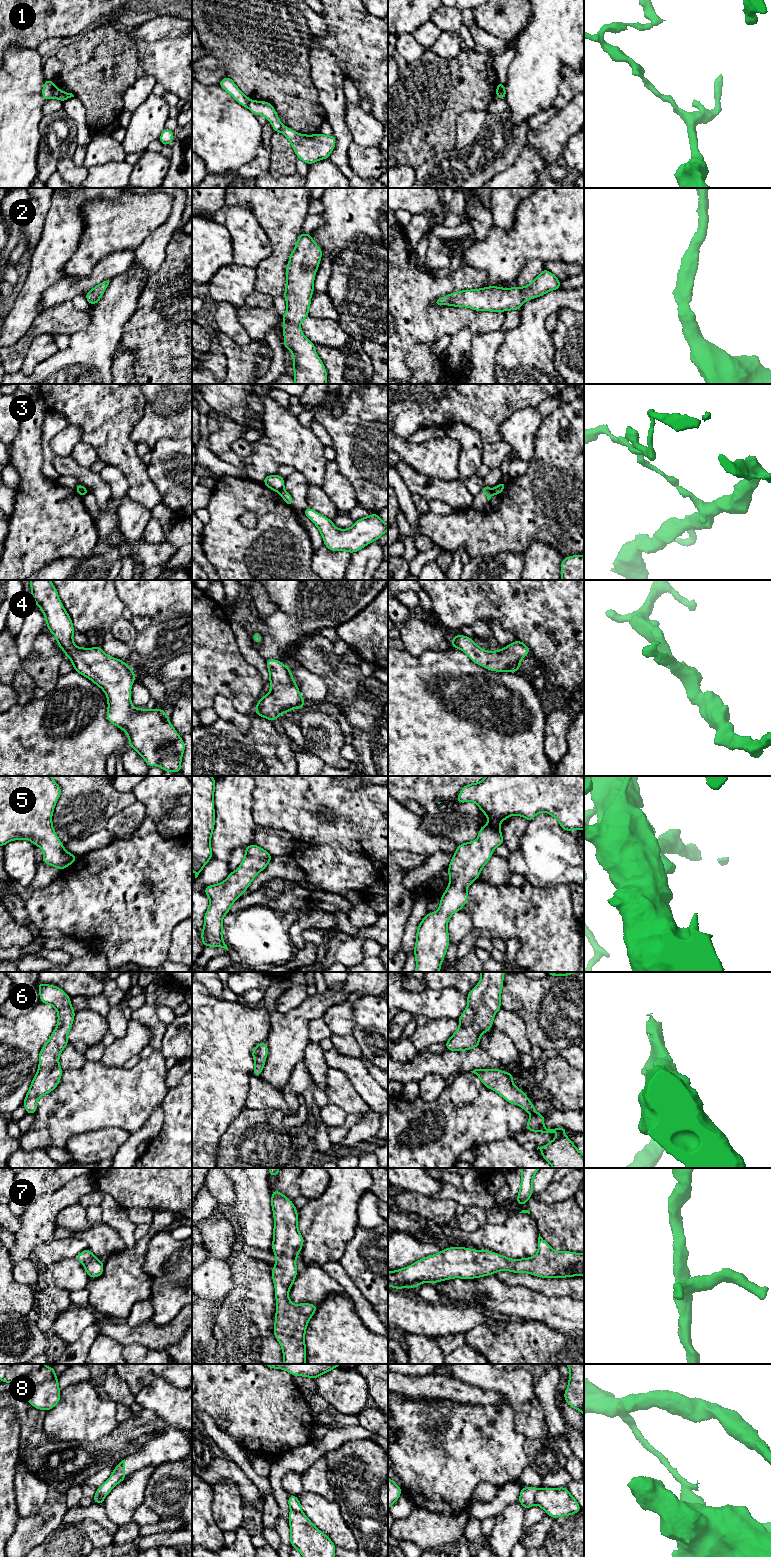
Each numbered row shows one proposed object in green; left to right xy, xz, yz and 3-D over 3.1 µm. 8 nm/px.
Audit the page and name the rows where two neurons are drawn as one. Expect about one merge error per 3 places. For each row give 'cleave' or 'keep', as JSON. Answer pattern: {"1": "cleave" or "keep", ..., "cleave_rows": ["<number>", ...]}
{"1": "cleave", "2": "keep", "3": "cleave", "4": "keep", "5": "keep", "6": "keep", "7": "keep", "8": "cleave", "cleave_rows": ["1", "3", "8"]}

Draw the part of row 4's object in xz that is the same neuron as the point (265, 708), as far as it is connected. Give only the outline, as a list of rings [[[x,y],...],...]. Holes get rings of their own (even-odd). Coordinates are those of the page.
[[[267,659],[271,685],[270,692],[262,696],[255,707],[255,713],[270,721],[279,718],[291,709],[302,709],[306,705],[295,683],[290,668],[275,659]]]

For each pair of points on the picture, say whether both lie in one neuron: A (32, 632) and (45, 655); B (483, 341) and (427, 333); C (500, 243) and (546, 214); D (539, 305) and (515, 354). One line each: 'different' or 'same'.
A: different
B: different
C: same
D: same

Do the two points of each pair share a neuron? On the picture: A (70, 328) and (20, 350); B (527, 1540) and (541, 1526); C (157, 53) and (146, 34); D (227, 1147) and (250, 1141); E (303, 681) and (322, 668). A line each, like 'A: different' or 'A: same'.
A: same
B: same
C: different
D: same
E: different

